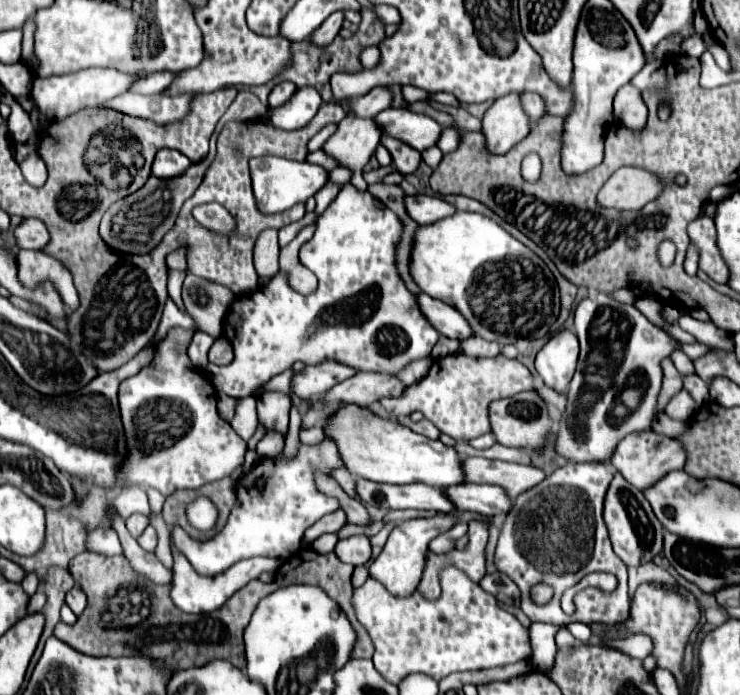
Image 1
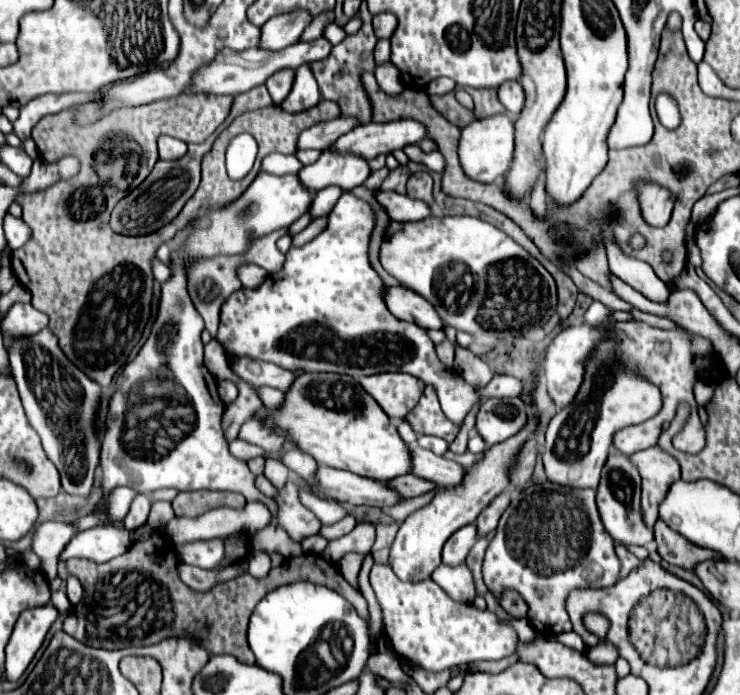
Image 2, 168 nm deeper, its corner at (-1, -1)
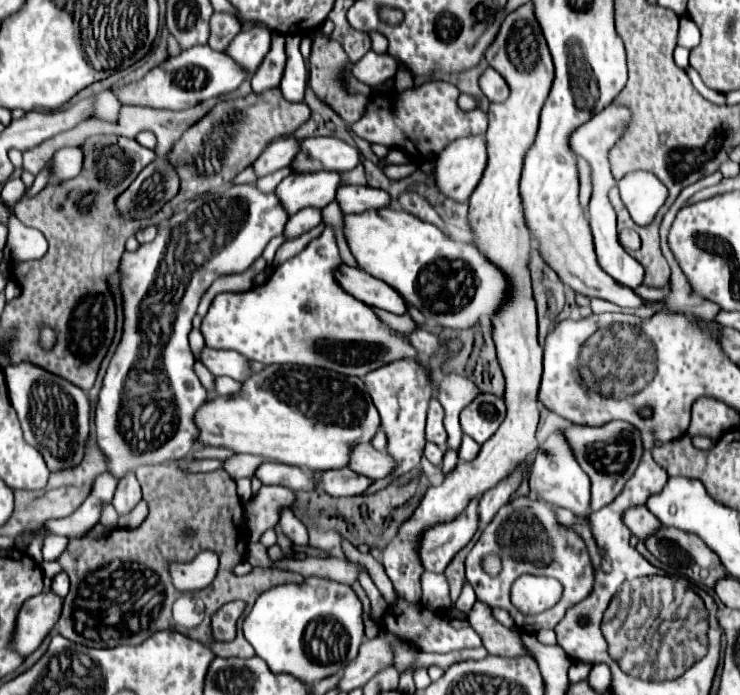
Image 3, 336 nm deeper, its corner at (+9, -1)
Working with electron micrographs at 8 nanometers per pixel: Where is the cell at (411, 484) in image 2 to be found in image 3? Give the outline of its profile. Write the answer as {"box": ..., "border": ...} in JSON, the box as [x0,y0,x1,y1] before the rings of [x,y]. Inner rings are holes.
{"box":[318,468,374,496],"border":[[[350,468],[328,470],[318,478],[318,490],[330,496],[360,496],[370,488],[370,484],[374,484],[374,480],[356,474]]]}

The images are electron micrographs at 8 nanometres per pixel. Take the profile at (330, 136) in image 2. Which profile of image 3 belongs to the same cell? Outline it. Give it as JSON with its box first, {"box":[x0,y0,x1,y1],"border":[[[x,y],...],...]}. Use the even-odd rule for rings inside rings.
{"box":[254,136,302,176],"border":[[[286,136],[286,138],[272,142],[262,152],[262,156],[254,162],[256,174],[266,176],[270,172],[276,172],[276,170],[292,164],[292,160],[300,152],[300,148],[302,148],[302,138],[296,138],[296,136]]]}

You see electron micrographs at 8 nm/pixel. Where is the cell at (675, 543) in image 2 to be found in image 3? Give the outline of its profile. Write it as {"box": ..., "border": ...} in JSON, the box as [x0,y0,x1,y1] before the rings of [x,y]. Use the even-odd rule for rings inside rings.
{"box":[626,506,662,540],"border":[[[638,506],[638,508],[630,508],[630,512],[626,514],[626,526],[640,540],[646,540],[662,528],[662,522],[646,506]]]}

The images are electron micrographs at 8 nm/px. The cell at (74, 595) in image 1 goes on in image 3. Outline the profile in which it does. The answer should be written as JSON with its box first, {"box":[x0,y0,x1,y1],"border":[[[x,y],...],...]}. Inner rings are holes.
{"box":[52,572,68,598],"border":[[[64,572],[54,576],[54,580],[52,580],[52,592],[58,594],[60,598],[64,598],[68,594],[68,576]]]}

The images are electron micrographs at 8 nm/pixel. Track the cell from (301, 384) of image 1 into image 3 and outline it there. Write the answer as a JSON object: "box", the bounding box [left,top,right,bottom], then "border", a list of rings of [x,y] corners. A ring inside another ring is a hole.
{"box":[200,348,252,382],"border":[[[204,348],[200,354],[200,362],[214,374],[214,376],[230,376],[238,382],[246,382],[252,374],[250,360],[240,352],[232,350],[212,350]]]}

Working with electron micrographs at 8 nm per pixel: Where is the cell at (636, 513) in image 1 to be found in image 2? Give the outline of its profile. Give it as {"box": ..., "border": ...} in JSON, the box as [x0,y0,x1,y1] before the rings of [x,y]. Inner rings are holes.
{"box":[596,450,654,546],"border":[[[610,450],[608,460],[602,468],[602,478],[596,494],[596,504],[598,512],[602,518],[602,524],[606,532],[614,538],[618,544],[638,544],[646,546],[648,542],[654,540],[652,530],[644,526],[642,522],[642,512],[640,512],[640,474],[636,466],[632,464],[630,456],[620,452],[620,450]]]}

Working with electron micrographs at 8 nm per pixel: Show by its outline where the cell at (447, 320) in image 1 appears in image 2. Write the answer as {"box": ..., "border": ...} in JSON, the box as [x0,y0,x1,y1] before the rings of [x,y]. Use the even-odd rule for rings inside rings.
{"box":[384,286,442,328],"border":[[[392,286],[384,290],[384,302],[388,310],[398,316],[400,320],[414,322],[422,328],[442,328],[442,320],[438,318],[436,310],[428,300],[424,300],[420,294],[410,292],[402,286]]]}

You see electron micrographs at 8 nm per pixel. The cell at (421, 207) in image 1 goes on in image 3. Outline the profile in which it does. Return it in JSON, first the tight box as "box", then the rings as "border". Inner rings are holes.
{"box":[336,186,392,214],"border":[[[346,186],[338,188],[336,200],[346,214],[362,214],[366,210],[380,210],[390,208],[392,200],[386,190],[370,188],[370,186]]]}

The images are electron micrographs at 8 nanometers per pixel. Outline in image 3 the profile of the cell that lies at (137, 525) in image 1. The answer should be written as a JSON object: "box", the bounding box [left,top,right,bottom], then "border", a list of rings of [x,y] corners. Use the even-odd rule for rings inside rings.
{"box":[112,474,142,516],"border":[[[128,474],[126,478],[122,478],[122,480],[118,482],[118,488],[116,488],[112,506],[114,506],[116,512],[122,516],[122,514],[130,512],[130,510],[134,508],[134,504],[138,504],[140,500],[142,500],[140,484],[138,484],[138,480],[136,480],[134,474]]]}

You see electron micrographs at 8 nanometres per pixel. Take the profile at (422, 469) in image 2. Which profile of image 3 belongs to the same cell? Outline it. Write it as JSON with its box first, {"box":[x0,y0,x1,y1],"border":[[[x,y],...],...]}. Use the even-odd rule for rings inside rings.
{"box":[350,444,394,480],"border":[[[360,444],[350,460],[350,468],[362,476],[380,480],[394,474],[394,458],[388,452],[376,450],[372,444]]]}

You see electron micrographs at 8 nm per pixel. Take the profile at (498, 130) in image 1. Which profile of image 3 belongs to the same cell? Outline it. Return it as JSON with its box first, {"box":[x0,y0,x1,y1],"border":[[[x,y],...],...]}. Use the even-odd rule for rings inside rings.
{"box":[434,136,488,202],"border":[[[464,136],[450,142],[436,158],[434,180],[448,198],[466,202],[488,164],[484,136]]]}

